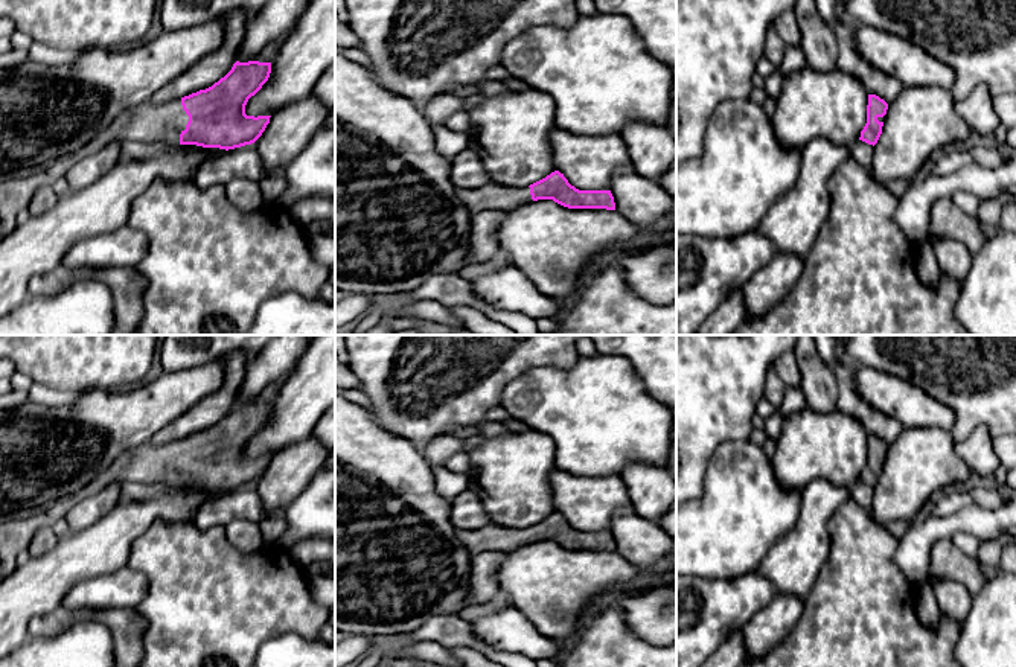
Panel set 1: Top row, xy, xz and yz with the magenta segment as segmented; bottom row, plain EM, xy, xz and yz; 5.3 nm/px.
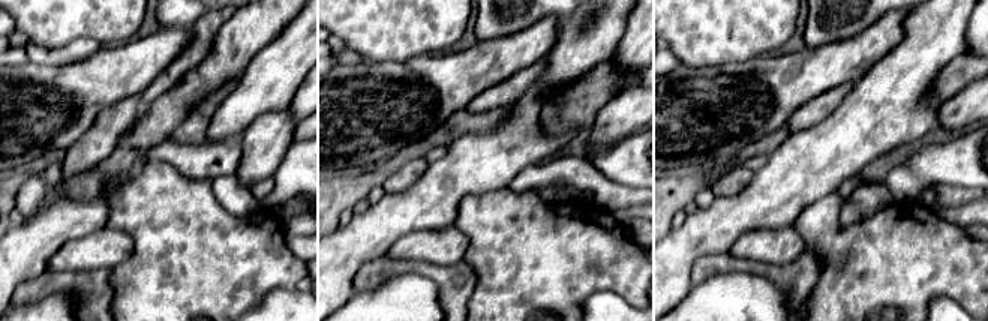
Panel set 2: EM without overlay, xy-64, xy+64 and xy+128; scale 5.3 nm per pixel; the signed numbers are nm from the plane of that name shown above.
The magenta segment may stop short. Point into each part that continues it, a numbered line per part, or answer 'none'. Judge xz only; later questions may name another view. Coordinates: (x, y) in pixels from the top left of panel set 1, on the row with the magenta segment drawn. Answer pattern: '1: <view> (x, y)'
1: xz (491, 195)

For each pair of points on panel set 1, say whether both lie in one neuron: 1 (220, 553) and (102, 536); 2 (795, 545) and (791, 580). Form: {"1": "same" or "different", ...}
{"1": "different", "2": "same"}

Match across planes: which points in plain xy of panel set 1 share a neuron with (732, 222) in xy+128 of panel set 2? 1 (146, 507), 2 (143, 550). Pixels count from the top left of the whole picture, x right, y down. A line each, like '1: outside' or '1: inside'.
1: inside
2: outside

